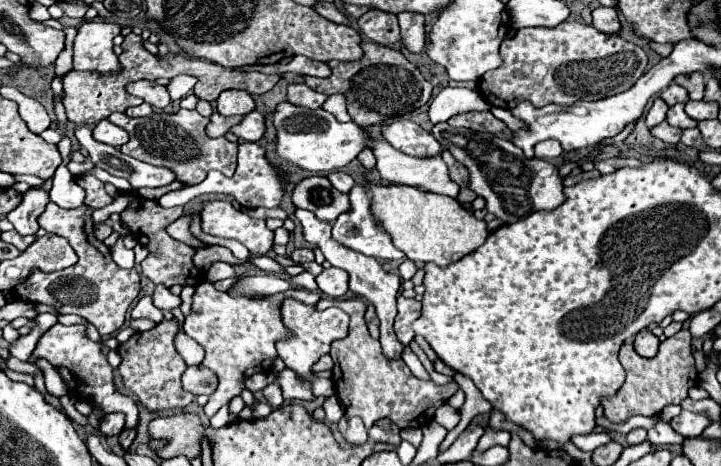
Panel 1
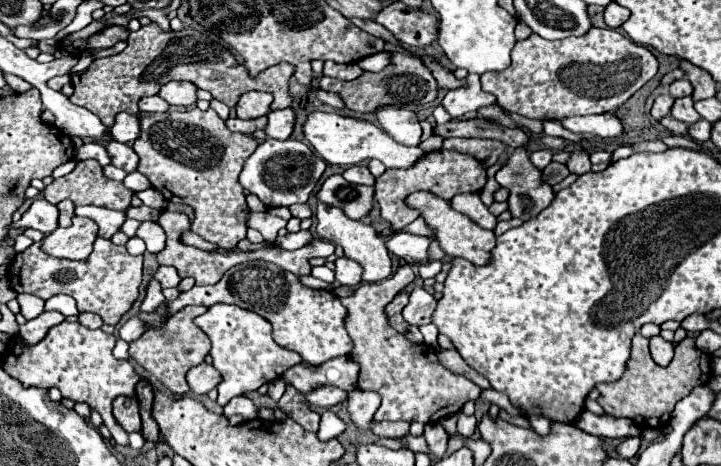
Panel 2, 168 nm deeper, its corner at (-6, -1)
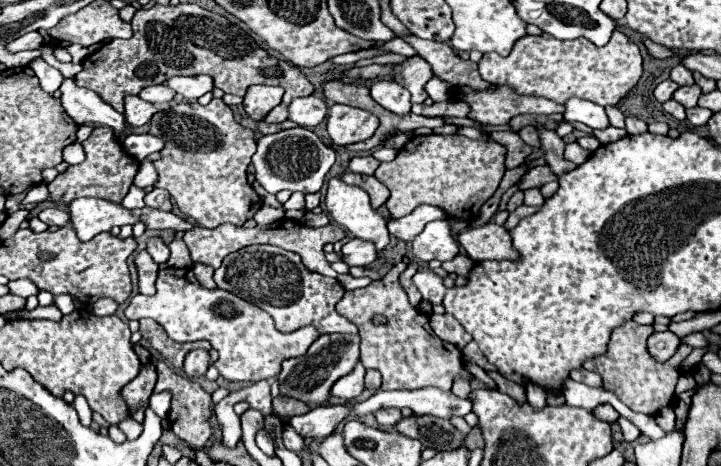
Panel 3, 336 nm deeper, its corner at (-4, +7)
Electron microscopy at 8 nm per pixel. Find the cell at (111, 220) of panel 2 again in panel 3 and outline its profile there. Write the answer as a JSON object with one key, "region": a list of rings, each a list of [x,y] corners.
{"region":[[[146,158],[146,160],[140,162],[140,164],[142,164],[142,166],[140,166],[138,174],[136,174],[134,184],[136,184],[136,186],[142,186],[142,188],[152,188],[154,182],[156,182],[156,178],[158,178],[156,168],[154,168],[154,160]]]}

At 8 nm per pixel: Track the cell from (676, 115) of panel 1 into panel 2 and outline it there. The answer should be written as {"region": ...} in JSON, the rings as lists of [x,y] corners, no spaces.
{"region":[[[686,96],[686,98],[678,98],[678,100],[674,102],[674,106],[672,106],[672,112],[670,112],[670,114],[672,114],[676,120],[680,120],[680,122],[688,124],[688,126],[700,120],[698,112],[694,110],[694,100],[692,100],[690,96]]]}

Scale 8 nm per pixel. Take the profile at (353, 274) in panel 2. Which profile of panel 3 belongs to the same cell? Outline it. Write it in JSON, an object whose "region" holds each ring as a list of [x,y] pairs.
{"region":[[[352,238],[344,244],[342,258],[348,266],[368,266],[378,258],[378,254],[376,254],[376,246],[370,240]]]}

